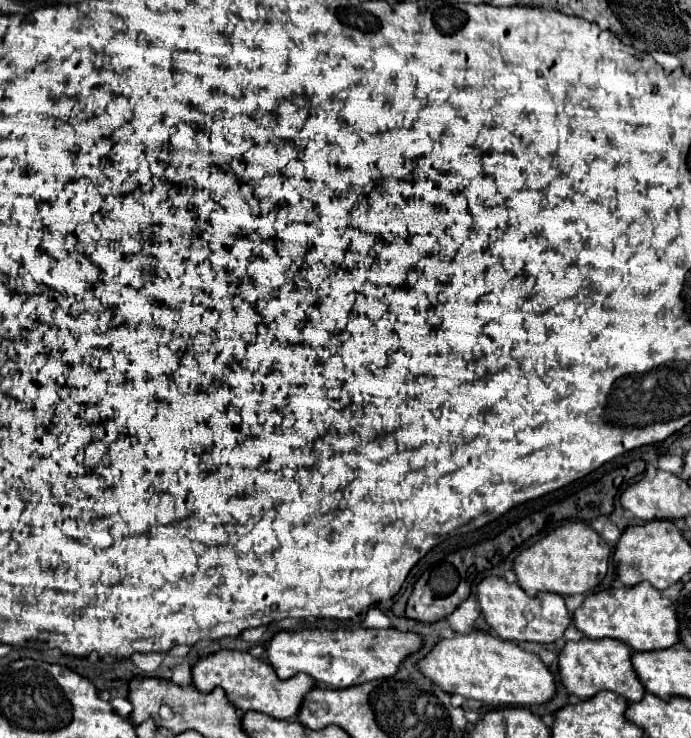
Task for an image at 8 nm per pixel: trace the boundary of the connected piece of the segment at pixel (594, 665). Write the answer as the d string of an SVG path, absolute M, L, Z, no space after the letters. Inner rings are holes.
M582 639L578 643L568 641L558 655L560 661L560 681L570 695L578 699L592 699L600 691L614 691L626 697L630 703L636 703L644 697L646 689L640 685L640 679L632 667L632 649L616 639Z

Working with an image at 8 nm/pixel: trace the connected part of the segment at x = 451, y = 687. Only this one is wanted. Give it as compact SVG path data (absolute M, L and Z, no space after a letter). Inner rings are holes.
M472 631L470 635L456 633L452 639L442 639L418 667L446 693L476 699L490 707L542 705L556 695L554 675L538 655L520 649L514 641L504 641L482 631Z

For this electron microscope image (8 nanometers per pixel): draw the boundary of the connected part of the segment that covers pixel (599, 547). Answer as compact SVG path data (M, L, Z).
M572 521L556 531L540 537L532 547L524 549L514 561L514 571L518 575L518 585L530 595L538 593L558 593L566 595L586 595L594 591L606 577L610 563L610 545L586 523Z

